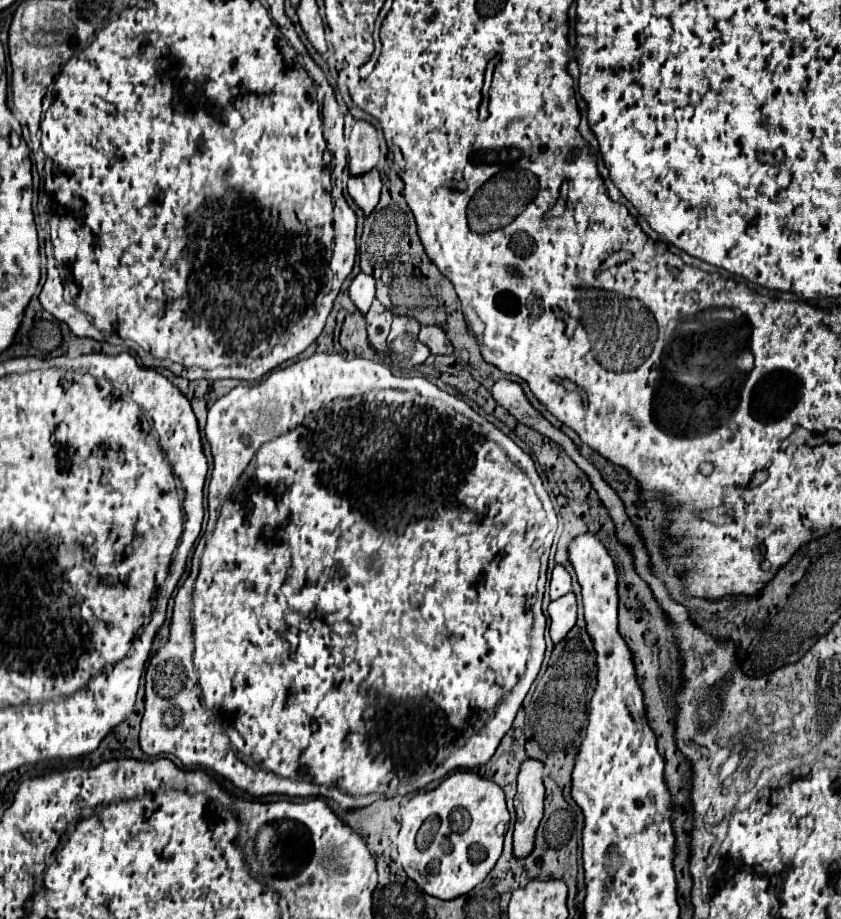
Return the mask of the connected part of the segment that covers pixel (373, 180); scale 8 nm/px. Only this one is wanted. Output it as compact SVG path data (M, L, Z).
M373 169L371 173L367 173L367 177L359 177L359 181L349 181L347 191L349 191L351 199L357 203L357 207L363 209L365 217L369 217L369 213L375 209L375 205L379 201L379 193L381 193L379 171Z

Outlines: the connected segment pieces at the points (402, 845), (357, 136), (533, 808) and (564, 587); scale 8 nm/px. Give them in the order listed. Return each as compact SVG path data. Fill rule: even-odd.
M457 771L447 777L437 789L421 791L405 805L401 831L397 835L399 861L407 877L413 879L421 891L437 899L451 901L469 893L489 875L503 851L503 837L507 833L507 827L509 811L505 805L503 789L495 781L483 779L473 771ZM459 809L469 813L469 825L463 825L463 819L459 819ZM431 815L437 815L441 819L441 829L435 835L431 847L419 851L415 847L415 835L423 821ZM445 845L453 847L451 853L443 849Z
M357 121L349 137L349 165L347 171L351 177L365 175L379 161L379 141L375 127L367 121Z
M525 759L519 773L517 795L513 807L517 813L517 823L513 831L513 857L523 859L535 847L535 831L543 819L543 763L537 759Z
M555 565L553 577L551 577L551 601L567 595L569 591L571 591L571 577L569 577L569 573L561 565Z

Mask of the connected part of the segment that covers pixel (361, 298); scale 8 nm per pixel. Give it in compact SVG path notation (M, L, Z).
M359 273L349 285L349 297L361 315L367 315L371 301L375 299L375 279L371 275Z

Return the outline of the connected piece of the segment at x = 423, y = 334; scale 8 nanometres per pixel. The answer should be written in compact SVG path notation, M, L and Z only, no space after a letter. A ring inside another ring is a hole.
M421 327L419 341L429 347L433 355L451 355L453 345L447 341L447 335L439 327Z

